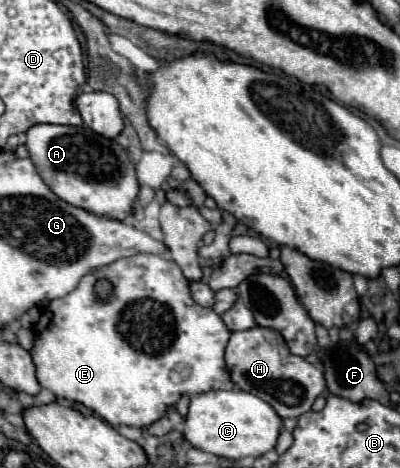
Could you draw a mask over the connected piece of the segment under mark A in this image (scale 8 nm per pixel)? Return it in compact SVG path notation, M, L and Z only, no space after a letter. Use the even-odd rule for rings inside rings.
M39 123L27 129L25 147L47 187L69 205L119 221L131 215L139 183L135 177L135 165L127 157L127 151L119 149L117 141L105 139L85 125L69 127Z

